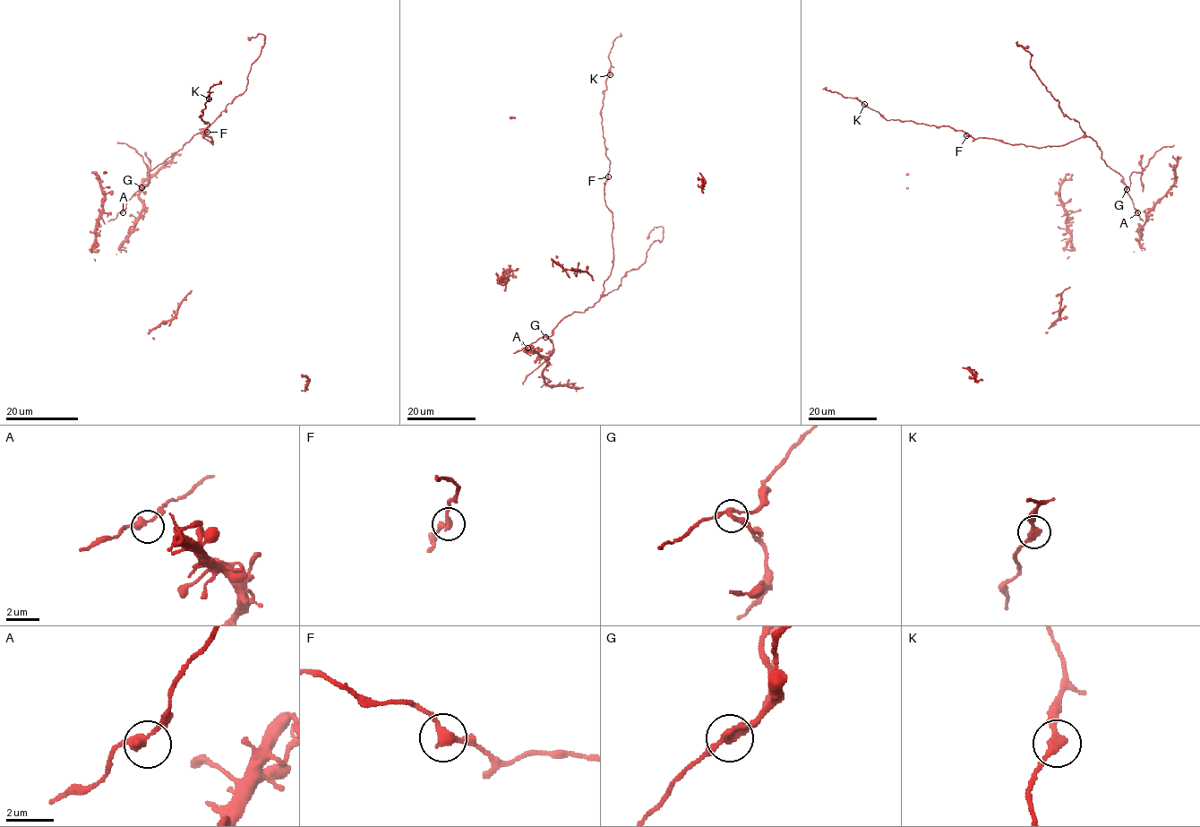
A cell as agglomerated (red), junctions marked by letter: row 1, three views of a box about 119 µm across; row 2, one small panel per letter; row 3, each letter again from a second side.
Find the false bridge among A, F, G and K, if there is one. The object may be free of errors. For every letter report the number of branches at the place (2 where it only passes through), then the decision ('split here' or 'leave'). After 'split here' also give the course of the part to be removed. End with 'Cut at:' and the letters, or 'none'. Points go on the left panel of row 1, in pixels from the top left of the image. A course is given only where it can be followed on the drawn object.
A: branches 2; leave
F: branches 2; leave
G: branches 3; split here; course (141, 188), (148, 181), (147, 165), (137, 151), (118, 142)
K: branches 2; leave
Cut at: G

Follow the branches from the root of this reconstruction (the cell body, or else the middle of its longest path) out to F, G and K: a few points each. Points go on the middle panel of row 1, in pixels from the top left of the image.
F: (529, 346), (600, 297), (613, 260), (612, 213), (604, 199), (608, 176)
G: (529, 346), (545, 337)
K: (529, 346), (591, 307), (611, 272), (601, 116), (610, 74)

